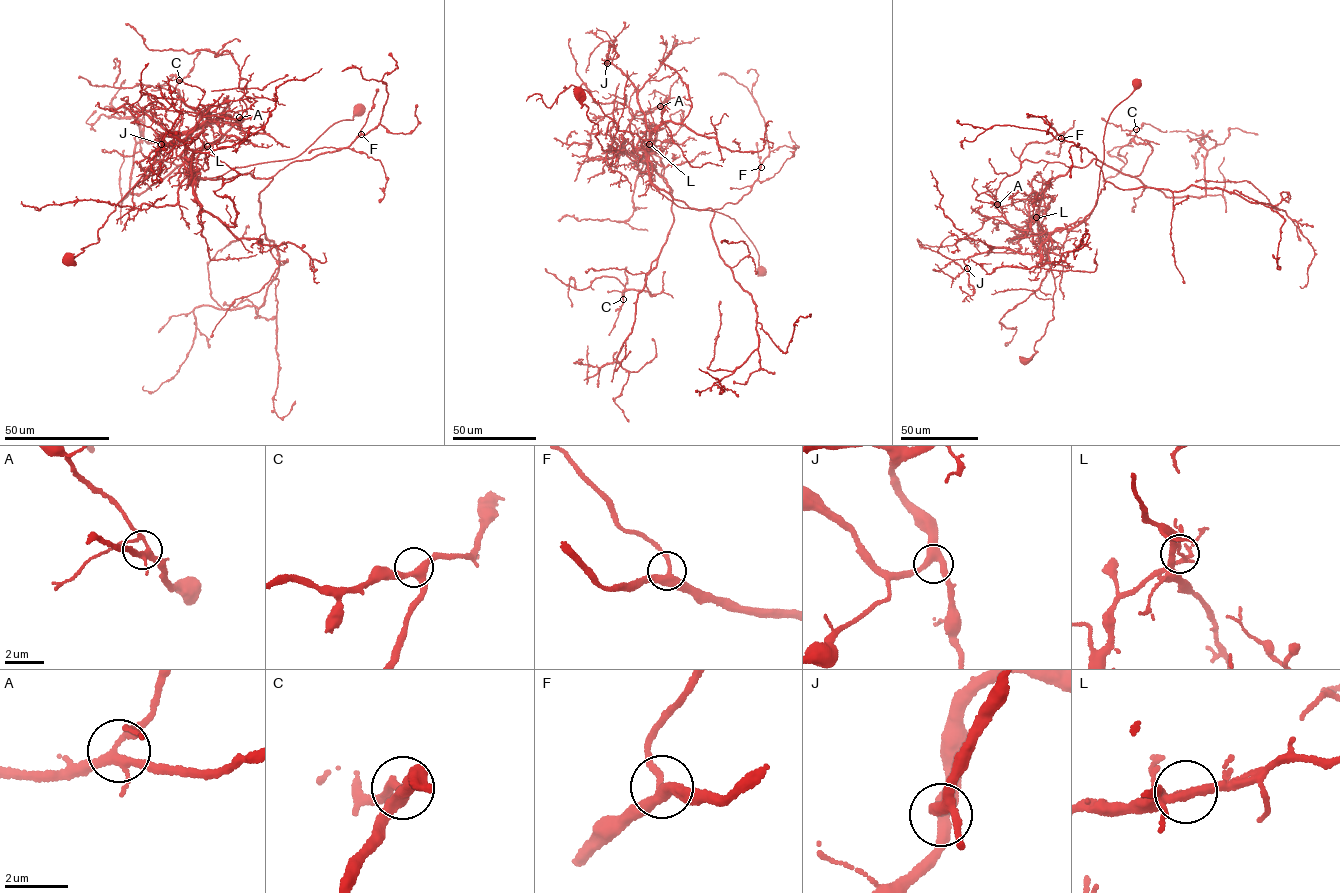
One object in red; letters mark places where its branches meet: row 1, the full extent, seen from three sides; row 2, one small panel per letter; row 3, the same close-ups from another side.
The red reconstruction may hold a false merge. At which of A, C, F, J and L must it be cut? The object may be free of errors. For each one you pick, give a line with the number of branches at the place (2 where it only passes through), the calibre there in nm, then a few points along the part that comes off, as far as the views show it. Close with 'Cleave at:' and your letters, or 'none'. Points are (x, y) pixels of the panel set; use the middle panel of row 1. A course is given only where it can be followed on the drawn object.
L: 4 | 150 nm | (649, 144), (645, 134), (631, 152), (666, 181), (673, 222), (638, 294), (620, 364), (588, 379), (587, 345)
Cleave at: L

